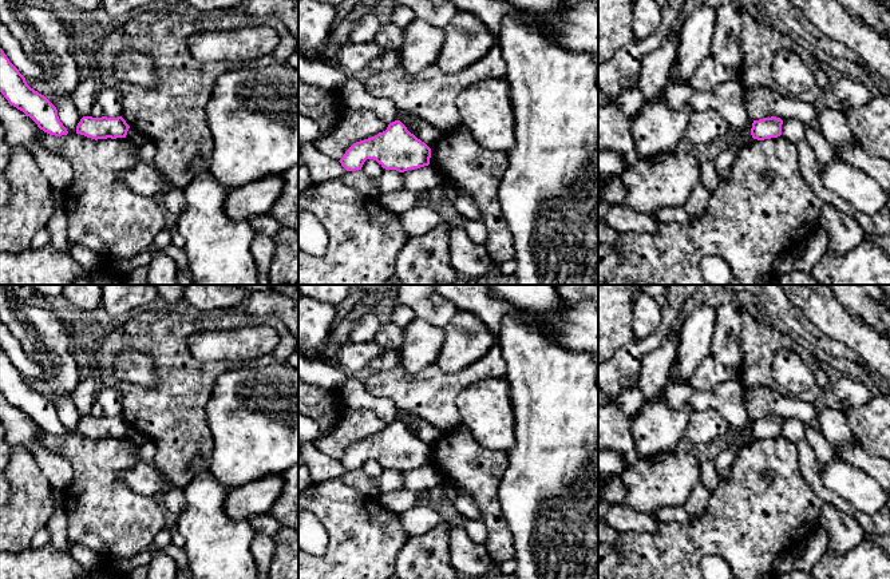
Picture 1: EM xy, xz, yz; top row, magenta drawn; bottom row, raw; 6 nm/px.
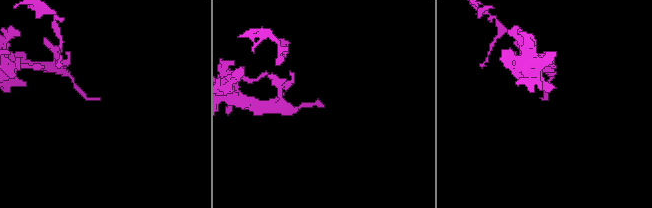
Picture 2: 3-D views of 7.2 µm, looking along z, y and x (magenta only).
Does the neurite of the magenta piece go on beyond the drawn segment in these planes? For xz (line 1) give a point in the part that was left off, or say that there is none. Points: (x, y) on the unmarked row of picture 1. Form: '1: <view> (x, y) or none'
1: none

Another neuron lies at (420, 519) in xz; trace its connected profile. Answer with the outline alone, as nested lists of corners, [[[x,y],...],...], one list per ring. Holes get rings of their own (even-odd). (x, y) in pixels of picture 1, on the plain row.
[[[420,504],[399,513],[399,516],[410,536],[420,536],[439,524],[446,524],[450,528],[463,528],[468,534],[470,539],[476,544],[484,546],[486,543],[486,526],[480,520],[467,519],[456,511],[450,519],[444,519],[431,505]]]

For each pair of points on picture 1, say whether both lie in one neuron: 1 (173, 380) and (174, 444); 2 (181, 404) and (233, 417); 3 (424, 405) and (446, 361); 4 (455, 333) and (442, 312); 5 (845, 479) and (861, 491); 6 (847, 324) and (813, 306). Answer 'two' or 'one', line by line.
1: one
2: two
3: two
4: two
5: one
6: one

